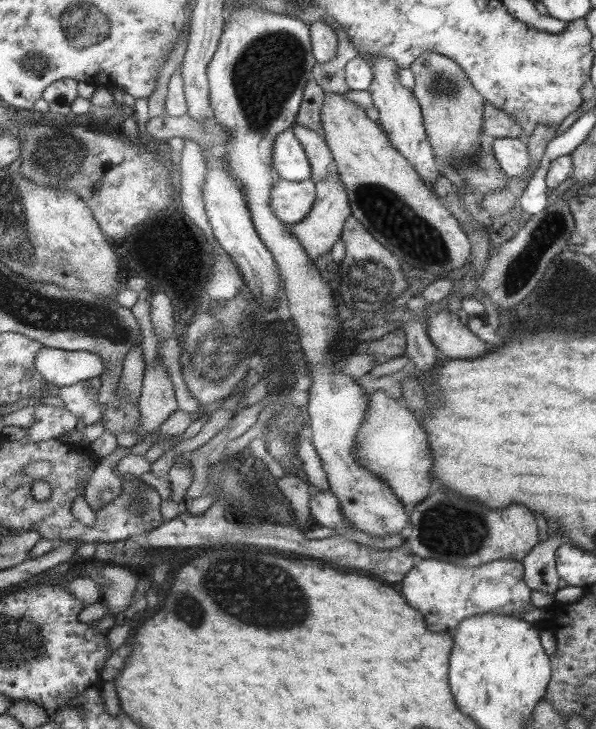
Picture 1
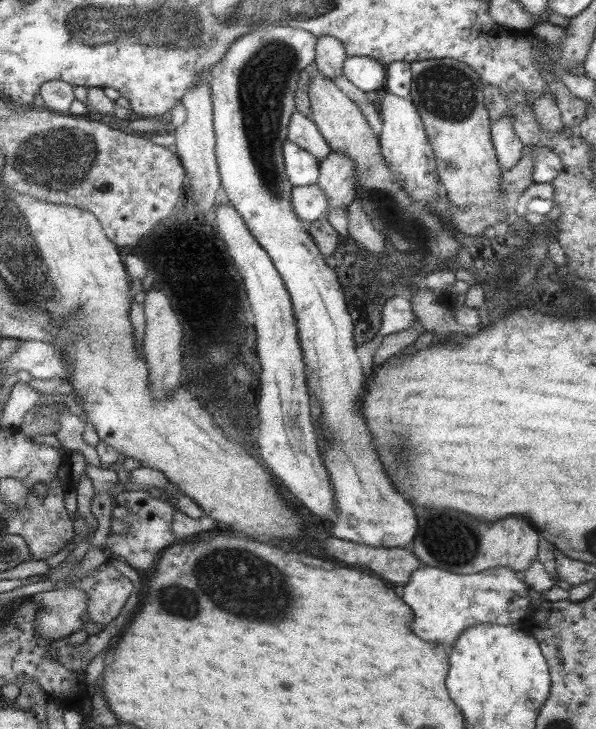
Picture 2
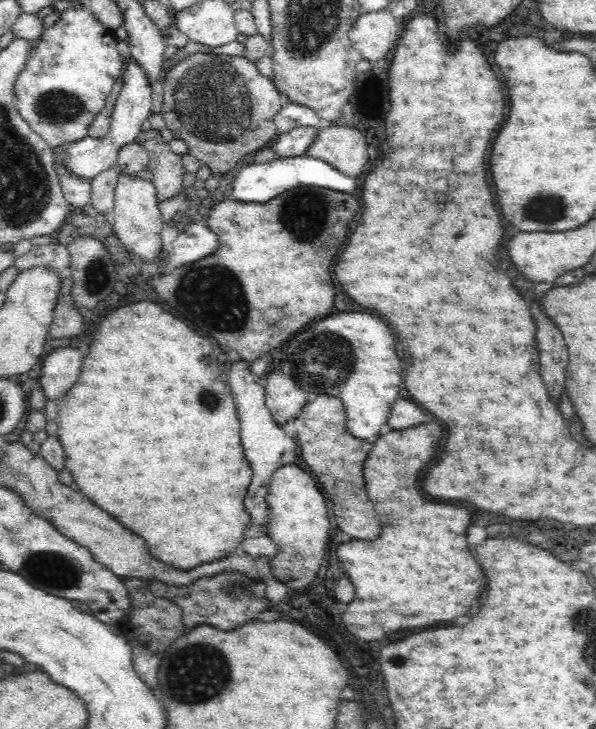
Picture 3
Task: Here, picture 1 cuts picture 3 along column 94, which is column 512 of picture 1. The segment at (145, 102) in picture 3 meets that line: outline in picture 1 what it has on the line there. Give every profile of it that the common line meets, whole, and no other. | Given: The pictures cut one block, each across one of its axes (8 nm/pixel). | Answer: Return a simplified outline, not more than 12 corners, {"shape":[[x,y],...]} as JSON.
{"shape":[[497,137],[491,152],[505,177],[536,173],[525,140]]}

